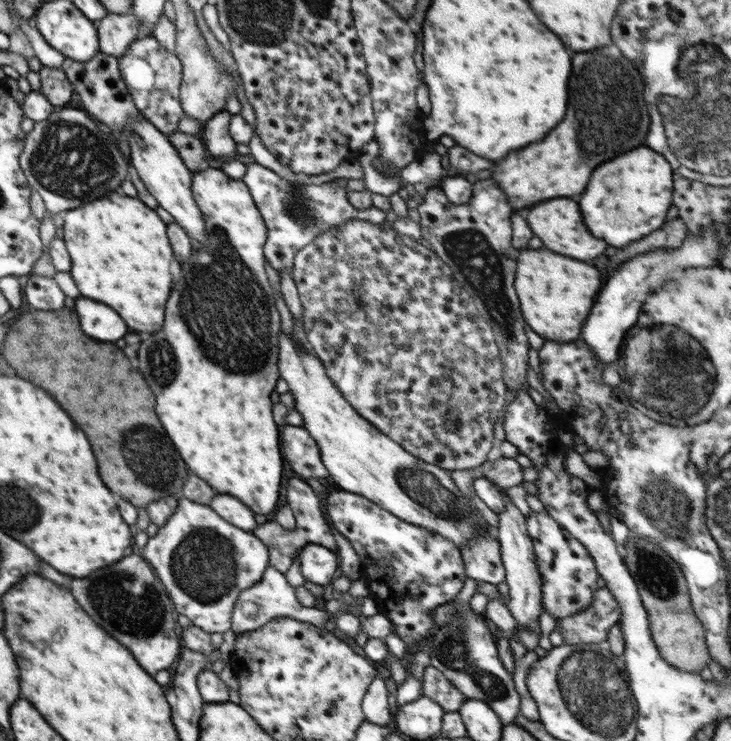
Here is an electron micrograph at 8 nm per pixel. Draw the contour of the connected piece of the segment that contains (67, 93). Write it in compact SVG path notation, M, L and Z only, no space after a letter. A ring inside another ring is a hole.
M43 66L40 71L42 87L39 92L52 103L53 106L67 106L74 93L73 86L61 68Z

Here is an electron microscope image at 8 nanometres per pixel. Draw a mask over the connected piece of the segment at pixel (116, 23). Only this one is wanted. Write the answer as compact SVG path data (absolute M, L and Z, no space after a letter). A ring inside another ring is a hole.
M132 12L126 14L107 13L96 21L99 33L99 44L102 53L120 58L132 41L139 38L141 22Z

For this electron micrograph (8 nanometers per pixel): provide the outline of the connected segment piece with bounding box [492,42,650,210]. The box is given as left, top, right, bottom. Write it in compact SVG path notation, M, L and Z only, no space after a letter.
M612 42L592 52L576 54L572 60L572 76L568 80L568 112L566 118L542 140L532 144L530 148L510 152L504 160L500 160L492 172L492 178L498 182L500 190L506 194L512 208L530 208L536 202L558 198L558 196L576 196L580 194L590 174L596 166L636 148L644 146L650 116L644 106L645 82L638 70Z

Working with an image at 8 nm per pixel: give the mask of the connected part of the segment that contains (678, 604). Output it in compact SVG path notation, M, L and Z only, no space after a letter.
M629 534L623 546L624 552L626 552L626 567L632 579L636 582L640 599L648 617L650 636L659 648L660 654L674 668L686 672L700 673L705 666L708 666L712 658L705 644L704 628L690 602L688 586L686 586L686 580L684 580L684 574L680 570L680 566L672 560L672 557L658 543L654 542L654 538L639 538L638 535Z

